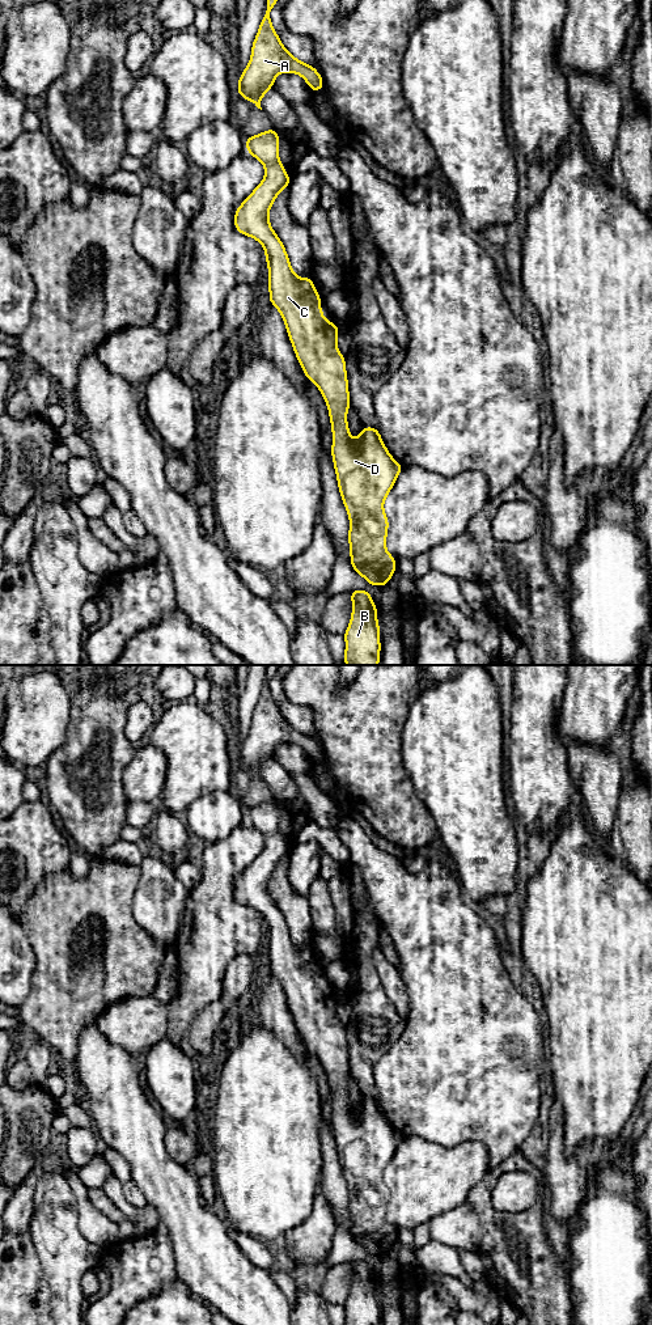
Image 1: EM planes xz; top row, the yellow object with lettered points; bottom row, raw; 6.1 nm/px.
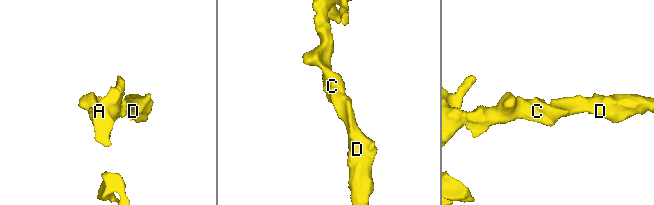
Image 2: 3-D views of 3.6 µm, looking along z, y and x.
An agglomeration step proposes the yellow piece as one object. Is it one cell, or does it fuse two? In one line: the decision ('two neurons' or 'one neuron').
one neuron

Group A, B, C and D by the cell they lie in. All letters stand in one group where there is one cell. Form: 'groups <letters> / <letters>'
groups A B C D

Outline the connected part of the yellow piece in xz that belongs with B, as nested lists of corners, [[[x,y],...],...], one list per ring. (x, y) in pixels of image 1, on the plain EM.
[[[365,1260],[348,1262],[352,1270],[351,1291],[344,1301],[344,1325],[380,1325],[381,1298],[377,1294],[378,1279]]]

